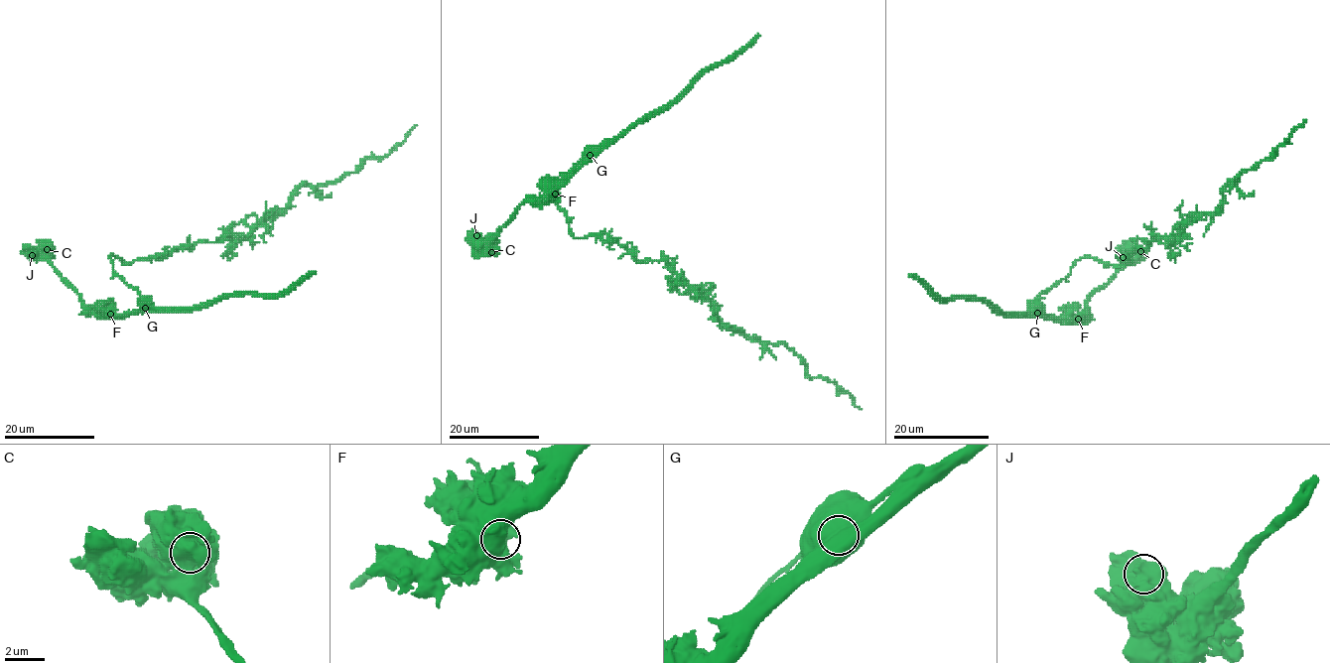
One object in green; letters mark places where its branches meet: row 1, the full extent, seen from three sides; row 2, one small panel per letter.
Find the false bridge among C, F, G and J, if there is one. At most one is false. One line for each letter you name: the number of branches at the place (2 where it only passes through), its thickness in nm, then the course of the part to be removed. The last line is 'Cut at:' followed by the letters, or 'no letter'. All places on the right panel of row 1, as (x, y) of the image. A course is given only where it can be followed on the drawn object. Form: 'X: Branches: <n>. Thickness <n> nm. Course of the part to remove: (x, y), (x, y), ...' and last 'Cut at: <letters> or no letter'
G: Branches: 1. Thickness 1050 nm. Course of the part to remove: (1038, 313), (1036, 299), (1077, 260), (1125, 264), (1135, 248), (1216, 213), (1222, 192), (1306, 119)
Cut at: G

